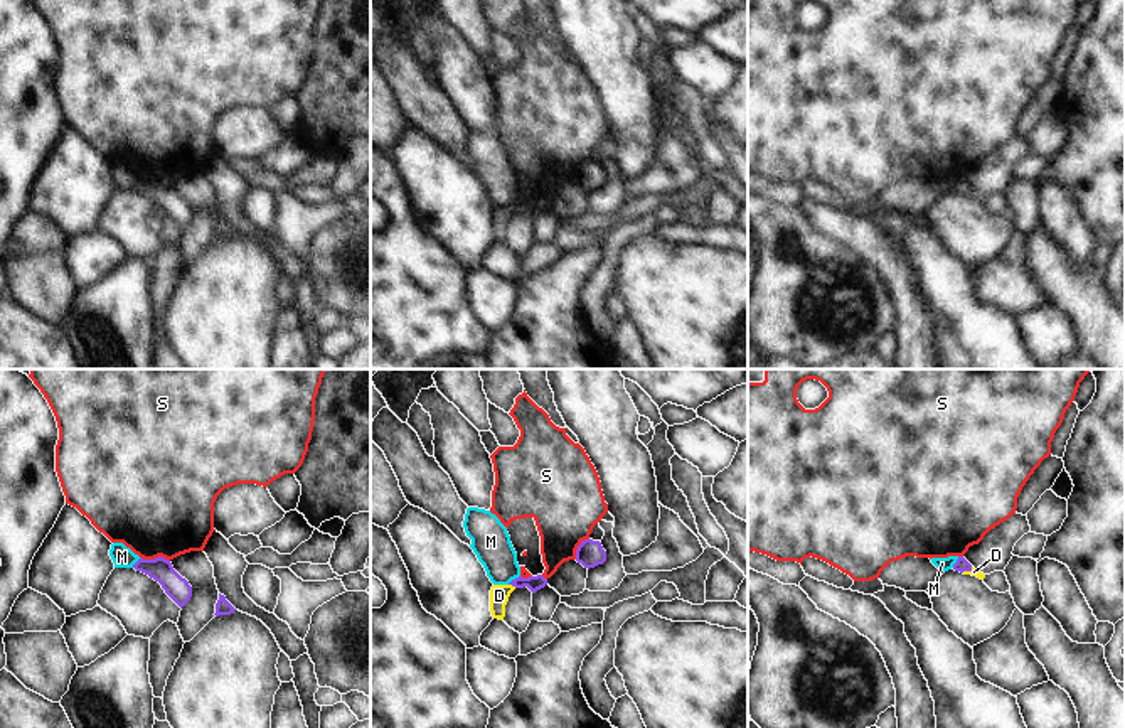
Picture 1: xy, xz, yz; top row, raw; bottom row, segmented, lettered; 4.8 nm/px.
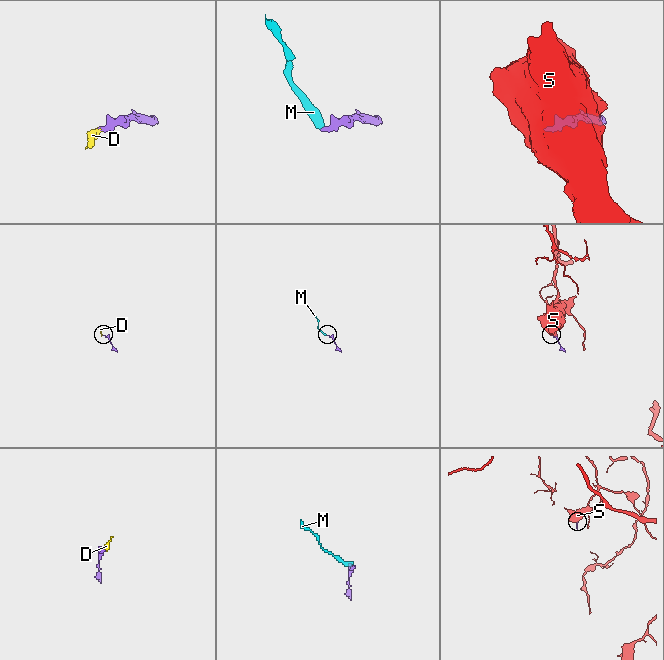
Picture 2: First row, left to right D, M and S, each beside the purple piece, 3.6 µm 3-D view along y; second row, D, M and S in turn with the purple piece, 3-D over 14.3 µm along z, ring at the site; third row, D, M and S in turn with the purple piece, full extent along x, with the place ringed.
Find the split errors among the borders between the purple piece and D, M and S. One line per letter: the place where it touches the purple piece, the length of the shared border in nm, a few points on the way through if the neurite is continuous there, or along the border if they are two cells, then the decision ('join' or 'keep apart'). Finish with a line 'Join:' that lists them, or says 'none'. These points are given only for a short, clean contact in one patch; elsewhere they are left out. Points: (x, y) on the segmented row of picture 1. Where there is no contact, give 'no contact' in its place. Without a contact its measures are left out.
D: xz (512, 585) | 40 nm | across xz (534, 583), (512, 585), (499, 595) | join
M: xz (512, 580) | 80 nm | along xz (519, 575), (507, 583) | keep apart
S: xy (155, 558) | 150 nm | along xy (140, 556), (164, 556), (169, 562) | keep apart
Join: D

